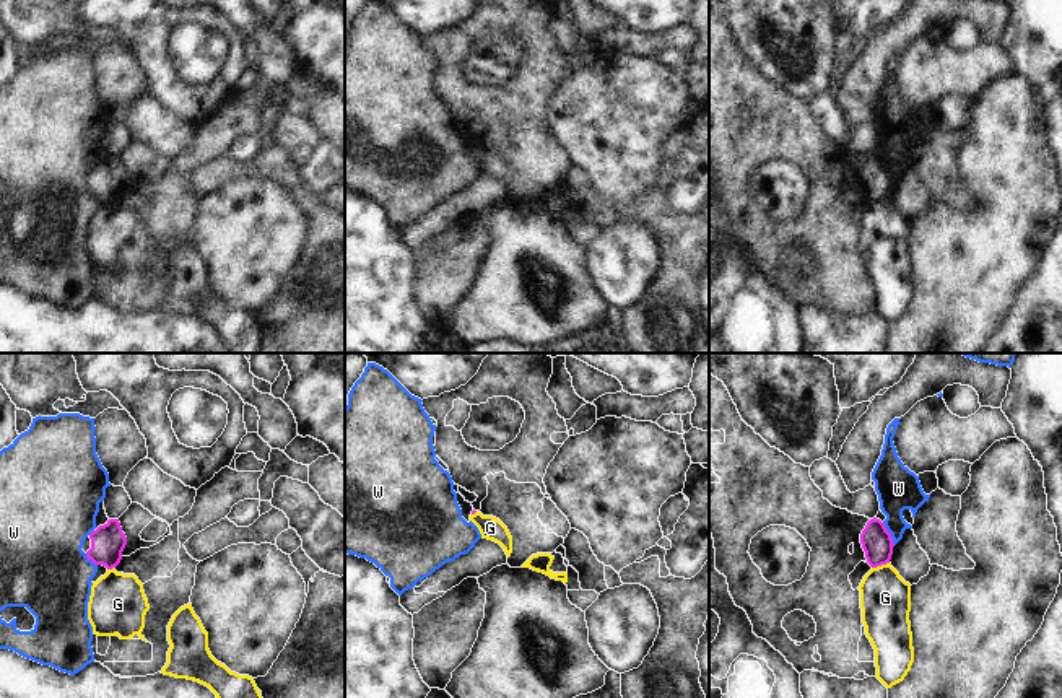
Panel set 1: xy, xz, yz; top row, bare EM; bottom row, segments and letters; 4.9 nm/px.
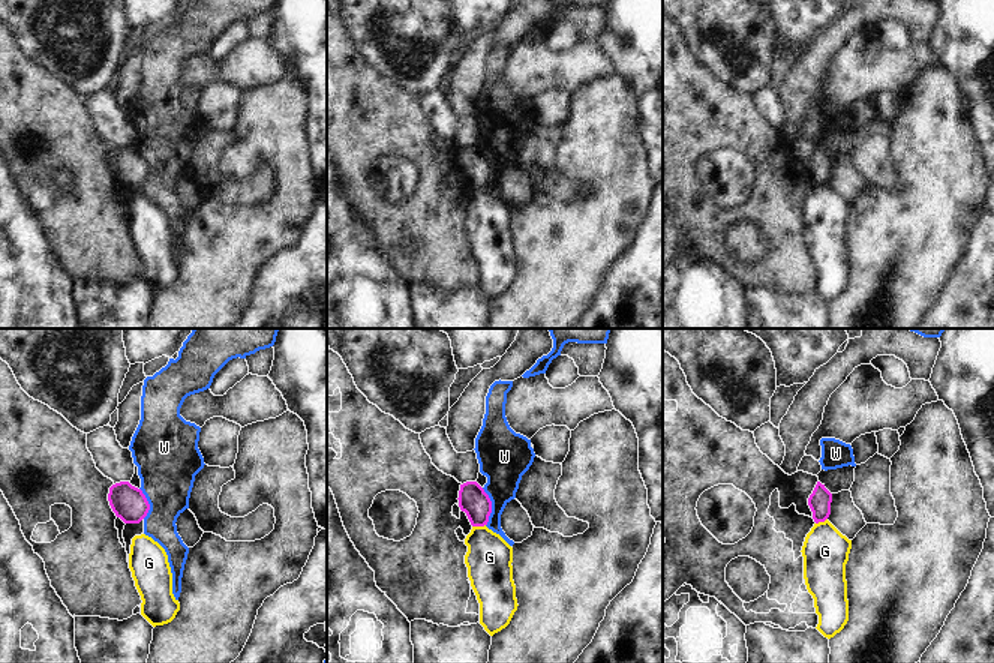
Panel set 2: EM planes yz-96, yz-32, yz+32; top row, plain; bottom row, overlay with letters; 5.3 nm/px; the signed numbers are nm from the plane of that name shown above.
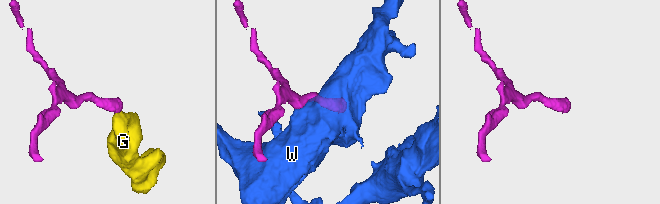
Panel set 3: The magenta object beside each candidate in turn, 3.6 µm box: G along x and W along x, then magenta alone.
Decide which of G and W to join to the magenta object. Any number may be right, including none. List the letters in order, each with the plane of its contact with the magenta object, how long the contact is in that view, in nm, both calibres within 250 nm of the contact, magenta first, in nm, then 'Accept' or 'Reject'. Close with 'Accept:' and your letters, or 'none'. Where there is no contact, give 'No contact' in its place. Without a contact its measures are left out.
G: Touches magenta in yz. Shared border 90 nm. Thickness 150 nm (magenta) against 260 nm. Reject
W: Touches magenta in yz. Shared border 130 nm. Thickness 150 nm (magenta) against 220 nm. Reject
Accept: none

